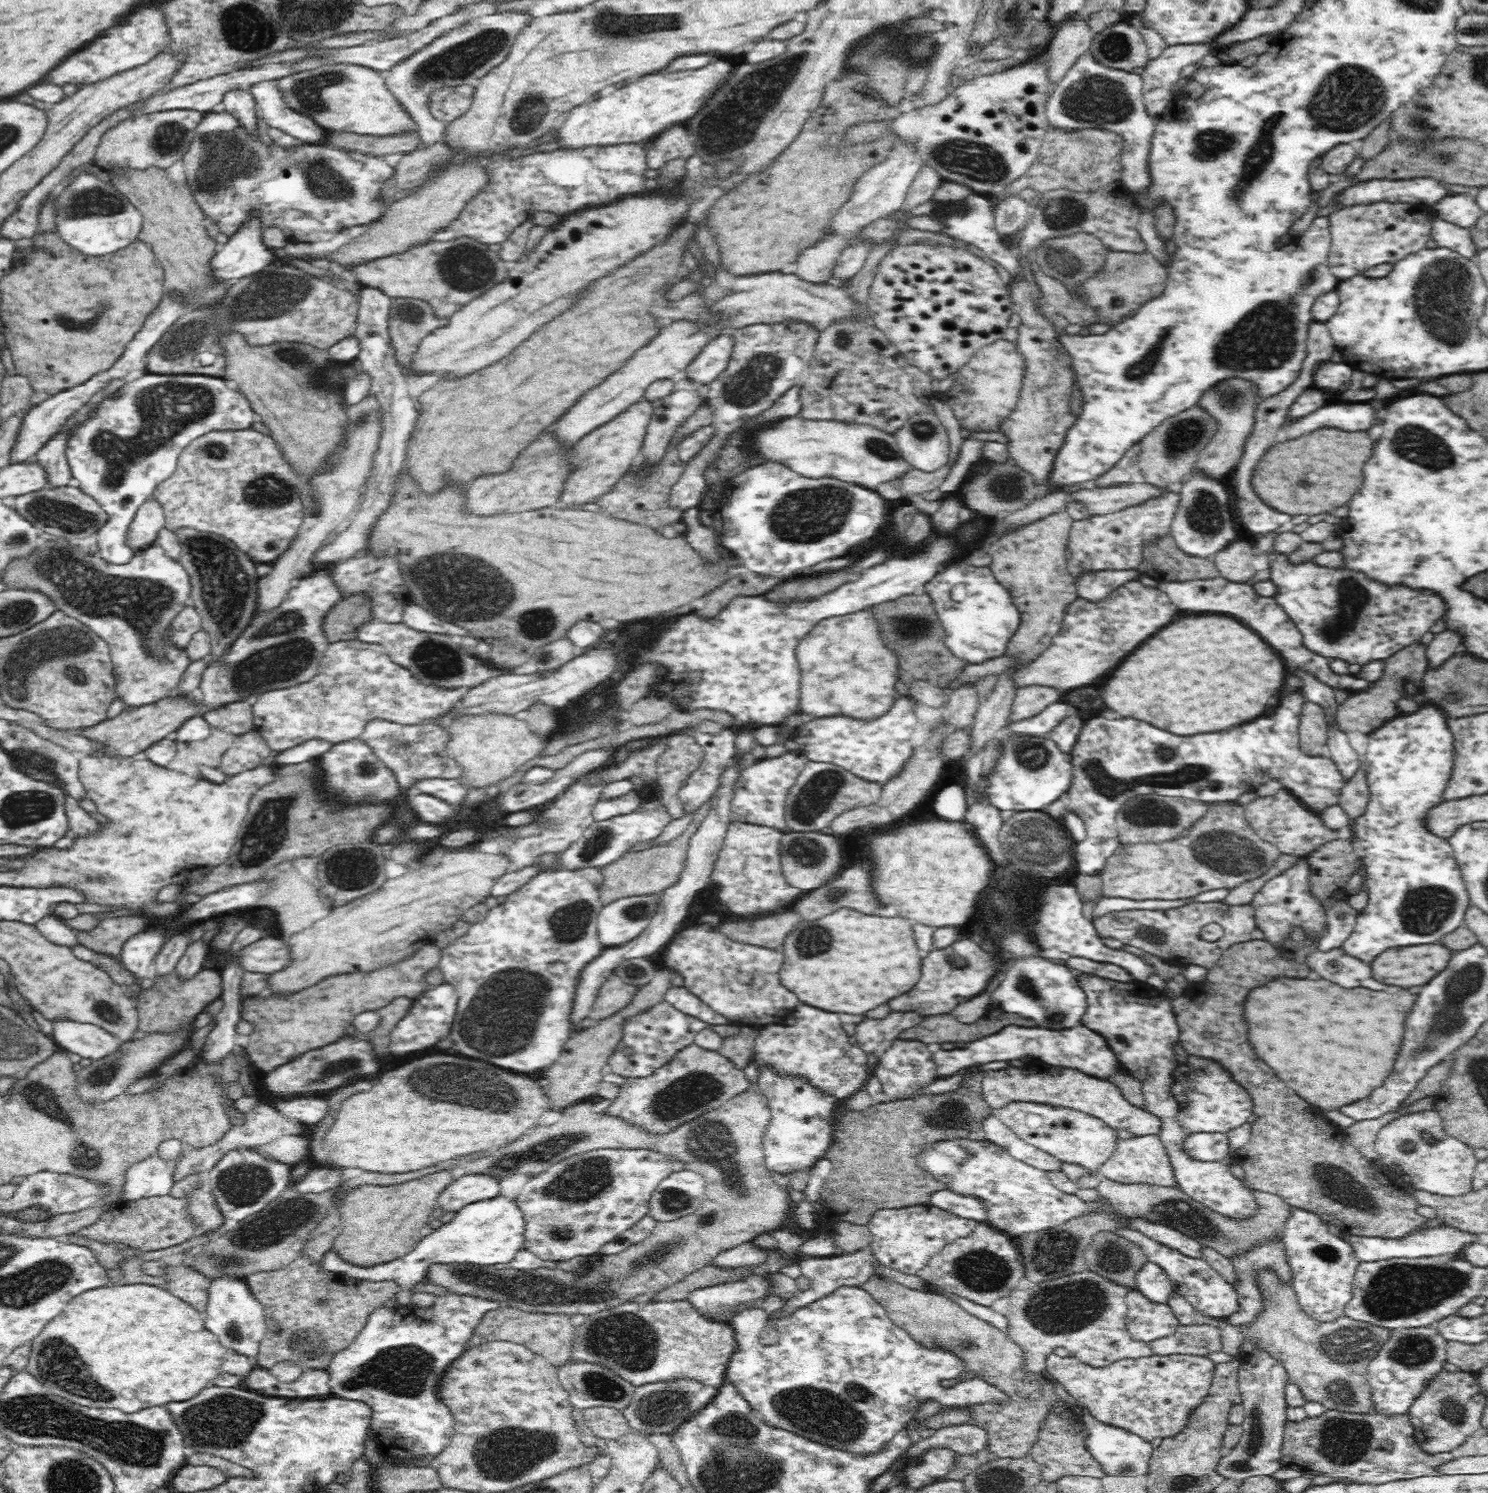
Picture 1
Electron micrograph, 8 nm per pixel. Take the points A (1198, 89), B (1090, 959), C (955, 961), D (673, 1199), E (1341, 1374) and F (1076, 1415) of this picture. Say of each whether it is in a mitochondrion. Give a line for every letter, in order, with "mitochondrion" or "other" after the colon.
A: other
B: other
C: mitochondrion
D: mitochondrion
E: mitochondrion
F: other

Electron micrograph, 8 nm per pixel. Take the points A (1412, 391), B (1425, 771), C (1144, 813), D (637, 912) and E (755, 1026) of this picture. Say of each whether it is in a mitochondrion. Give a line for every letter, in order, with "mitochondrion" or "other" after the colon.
A: other
B: other
C: mitochondrion
D: mitochondrion
E: other

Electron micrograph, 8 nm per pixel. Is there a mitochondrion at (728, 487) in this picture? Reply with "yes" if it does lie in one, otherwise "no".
no

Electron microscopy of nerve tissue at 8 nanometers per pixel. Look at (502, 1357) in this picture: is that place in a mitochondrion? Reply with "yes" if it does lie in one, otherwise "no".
no

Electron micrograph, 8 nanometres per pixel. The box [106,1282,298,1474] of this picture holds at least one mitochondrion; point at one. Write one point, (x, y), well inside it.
(225, 1421)

